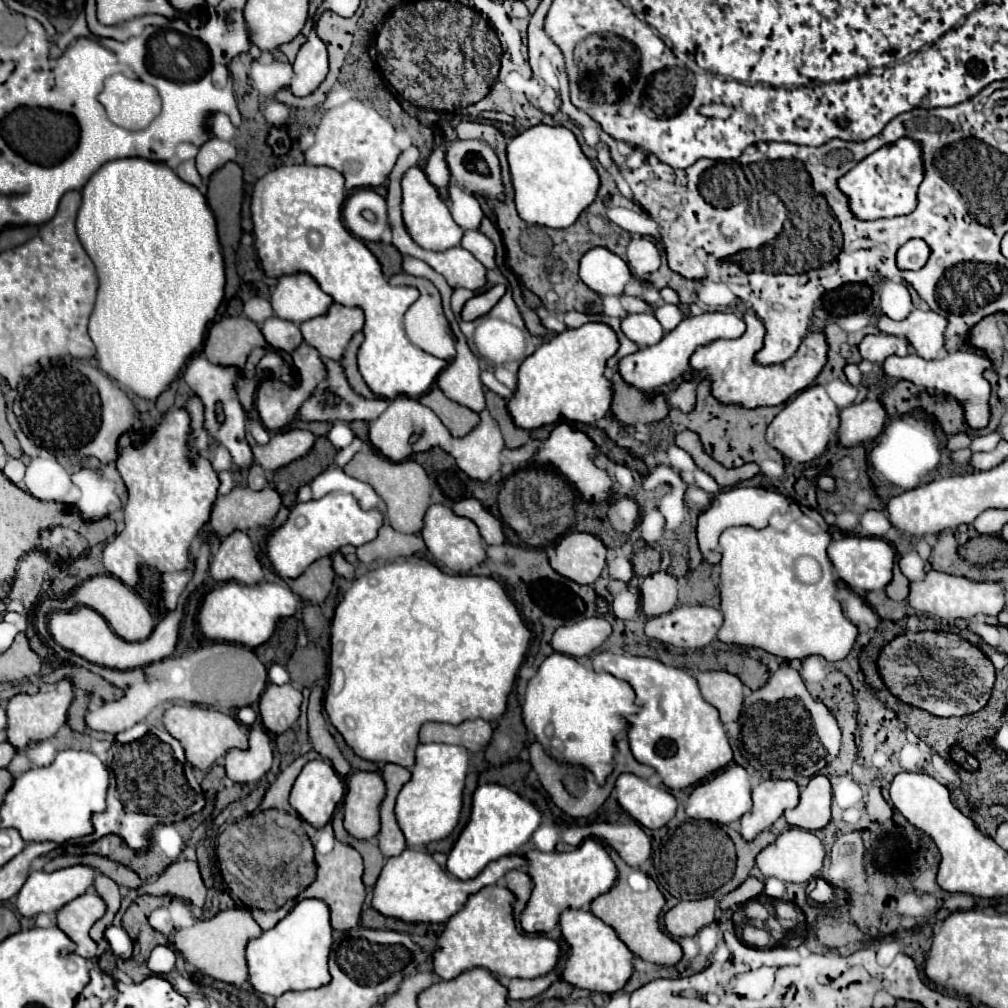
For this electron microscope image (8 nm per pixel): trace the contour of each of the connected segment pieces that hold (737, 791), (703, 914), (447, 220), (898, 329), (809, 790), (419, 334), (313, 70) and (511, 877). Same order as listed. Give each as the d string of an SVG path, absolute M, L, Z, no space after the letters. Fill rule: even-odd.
M729 764L721 774L717 774L715 778L693 788L693 792L689 794L685 812L691 818L709 820L709 822L717 822L717 824L731 824L731 822L737 822L749 808L751 808L749 774L745 772L745 768L741 768L737 764Z
M703 898L695 902L679 902L665 914L665 928L671 936L695 936L699 928L715 920L717 900Z
M419 166L409 168L403 174L401 180L401 188L403 188L403 202L401 202L401 210L403 210L403 222L407 226L407 232L411 234L411 238L427 250L447 250L453 248L461 242L465 230L453 222L451 212L445 204L445 200L441 198L439 190L427 180L425 172Z
M913 308L905 320L891 320L889 316L879 318L879 330L885 334L905 336L915 352L925 360L935 360L945 354L945 328L947 318L933 310Z
M813 776L809 784L801 792L801 800L793 810L785 810L785 820L789 826L797 826L803 830L821 830L831 820L831 782L827 776Z
M405 272L391 276L389 282L391 284L413 286L413 288L417 288L421 292L421 298L407 310L407 338L413 344L419 344L419 348L429 352L429 354L457 354L455 352L455 336L453 336L451 326L449 326L449 320L443 314L439 290L429 280L417 278L417 276L411 276L411 274L405 274Z
M311 30L307 42L299 48L293 70L295 76L291 80L291 92L295 96L309 96L319 88L319 84L327 76L327 46L319 40L317 32Z
M511 870L505 874L505 884L517 898L515 900L515 918L519 920L521 912L525 910L525 906L529 902L529 896L533 890L533 880L525 870Z

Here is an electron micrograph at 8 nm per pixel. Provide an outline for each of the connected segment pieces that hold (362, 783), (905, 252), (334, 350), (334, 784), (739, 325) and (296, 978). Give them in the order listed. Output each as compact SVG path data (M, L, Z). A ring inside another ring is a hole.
M355 772L347 778L345 830L359 840L373 840L381 830L379 808L387 786L377 772Z
M913 238L899 248L897 266L903 270L919 270L929 260L929 254L931 254L929 244L921 238Z
M333 302L327 314L303 322L299 328L305 342L315 346L323 358L341 362L353 334L363 330L363 310Z
M312 760L303 767L299 778L295 780L291 796L289 796L289 804L297 810L301 820L305 820L307 824L311 824L313 828L319 830L319 828L325 828L331 822L333 812L335 812L337 804L343 800L345 791L343 778L329 764L325 764L323 760Z
M703 312L697 316L683 318L681 324L675 330L667 332L661 338L661 342L657 342L655 346L641 348L635 354L623 358L619 362L619 372L621 372L623 380L627 384L635 386L637 390L643 390L643 392L669 390L677 378L683 378L689 372L689 358L699 346L707 346L719 338L725 338L725 340L741 338L745 334L745 328L747 326L745 326L743 318L737 314L731 314L731 312Z
M305 898L279 920L271 930L251 940L247 946L249 982L261 994L281 996L289 990L309 990L331 982L327 960L333 944L333 928L329 920L329 906L317 898Z

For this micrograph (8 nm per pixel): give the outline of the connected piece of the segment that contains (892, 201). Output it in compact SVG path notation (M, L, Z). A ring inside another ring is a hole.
M899 138L893 144L879 148L869 154L863 162L851 168L841 180L839 188L849 196L851 210L861 220L877 220L877 218L893 218L911 214L917 208L917 188L925 178L923 170L923 150L917 140Z

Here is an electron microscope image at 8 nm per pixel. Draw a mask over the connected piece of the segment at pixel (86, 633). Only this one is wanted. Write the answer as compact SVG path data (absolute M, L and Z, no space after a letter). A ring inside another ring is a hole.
M203 542L197 548L197 552L195 552L195 574L193 574L193 580L189 582L187 590L180 596L175 610L167 612L167 616L155 626L155 630L151 632L151 636L147 640L143 640L143 642L127 642L127 640L123 640L109 628L109 624L105 622L103 616L99 616L95 610L91 610L87 606L77 606L77 608L73 608L69 612L53 612L49 616L49 632L51 632L53 640L61 648L65 648L65 650L69 650L69 652L89 660L89 662L95 662L95 664L101 664L101 666L109 666L109 668L119 668L119 670L147 666L151 662L159 662L159 660L171 656L179 640L180 626L185 615L188 596L197 586L201 586L201 582L205 580L207 568L209 568L209 556L211 556L209 544Z

